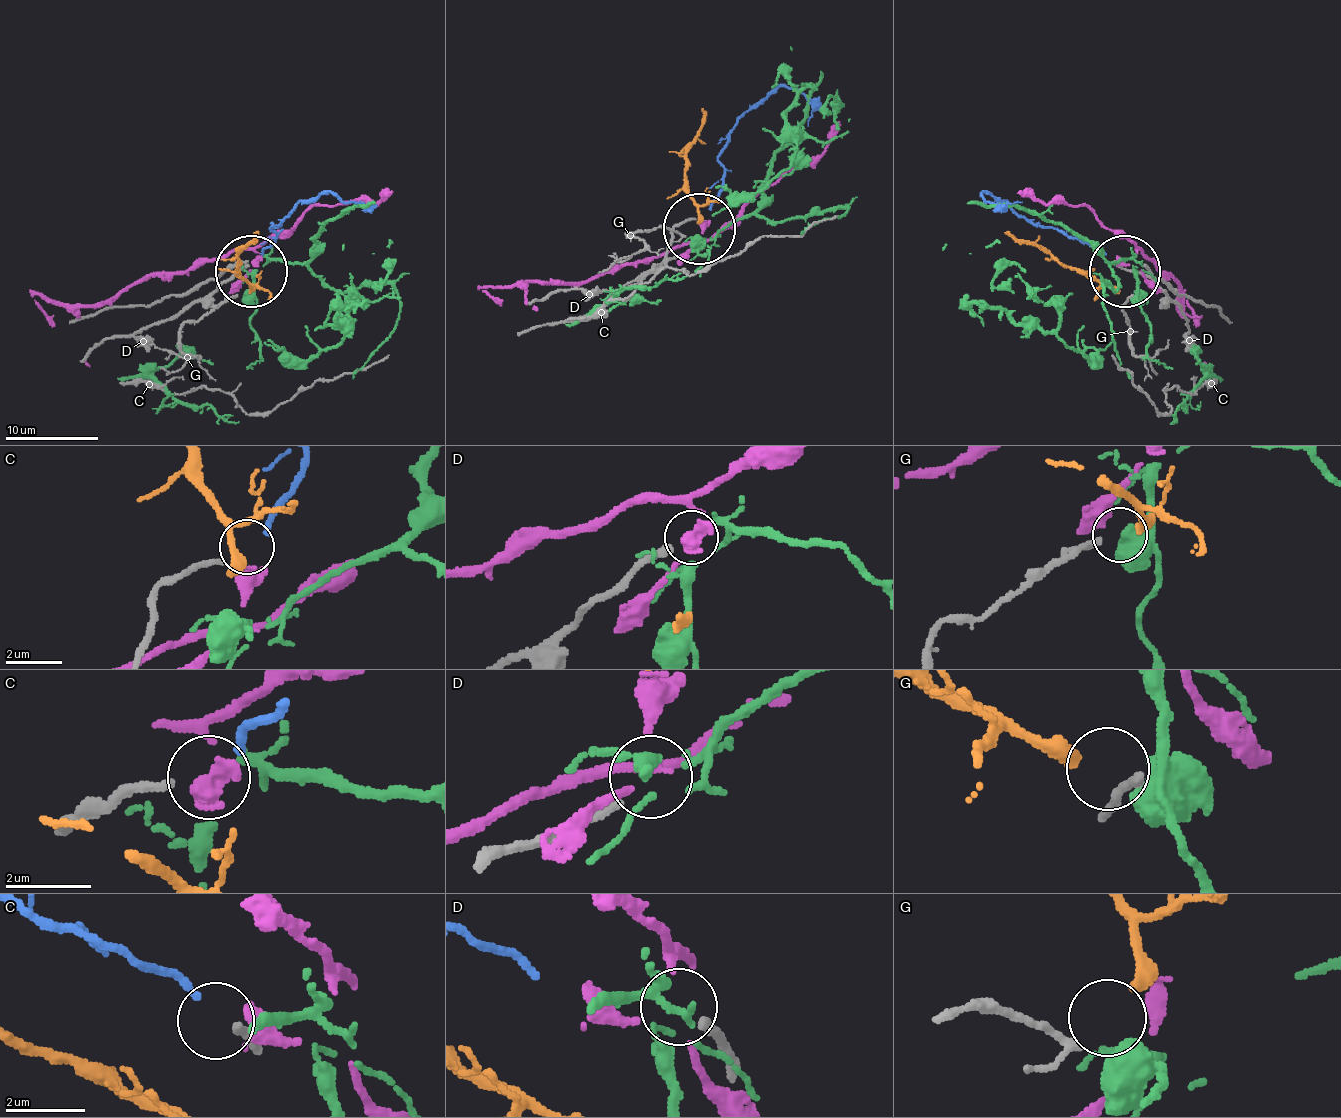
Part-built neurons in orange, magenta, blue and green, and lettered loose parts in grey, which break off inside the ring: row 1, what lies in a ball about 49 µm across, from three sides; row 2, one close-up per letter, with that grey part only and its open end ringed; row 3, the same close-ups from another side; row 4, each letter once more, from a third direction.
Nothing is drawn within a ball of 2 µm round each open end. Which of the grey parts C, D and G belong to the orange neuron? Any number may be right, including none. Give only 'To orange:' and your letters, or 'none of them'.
To orange: G

